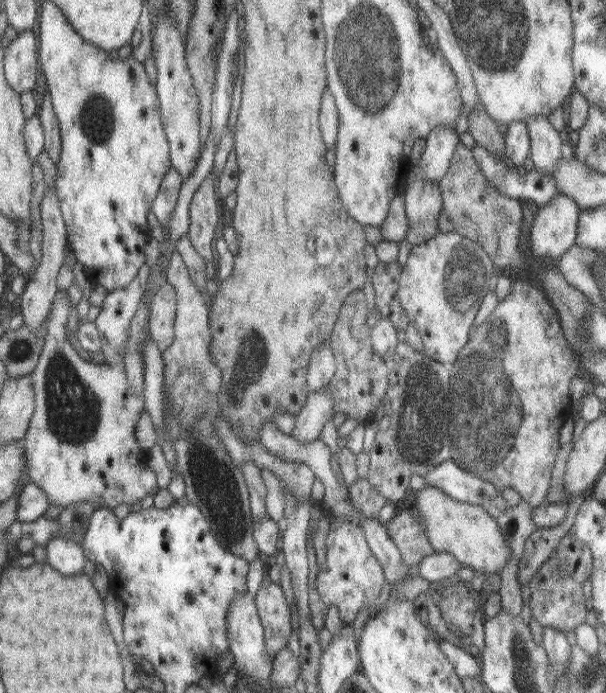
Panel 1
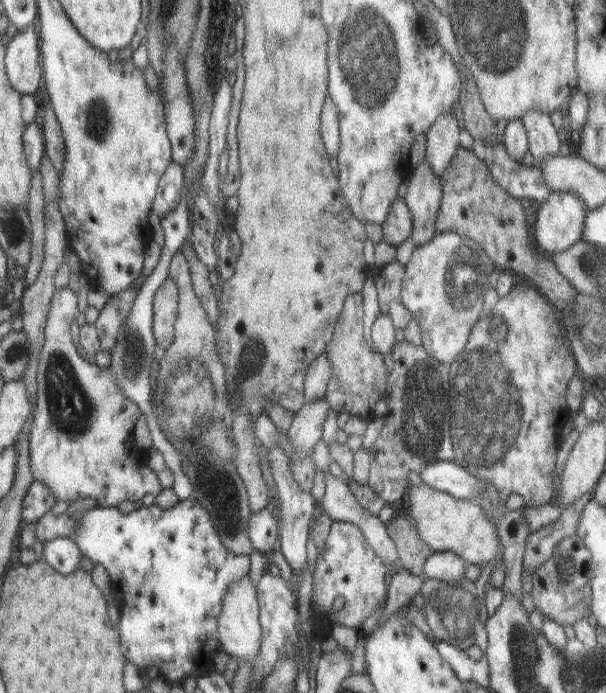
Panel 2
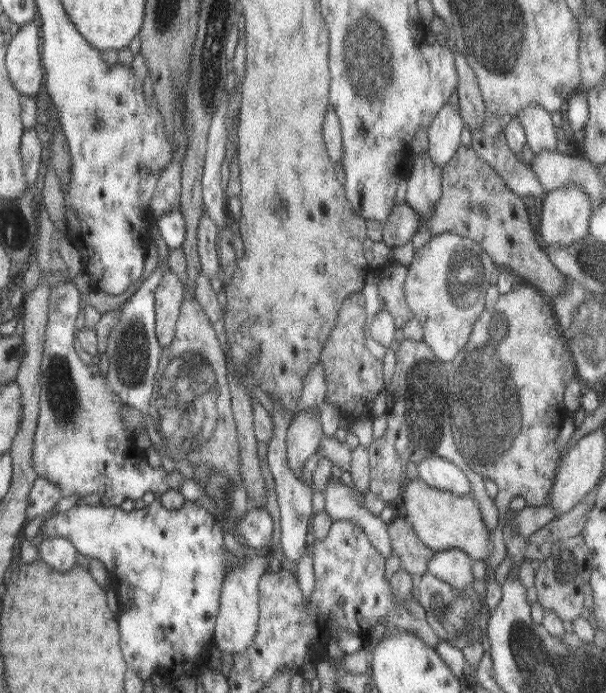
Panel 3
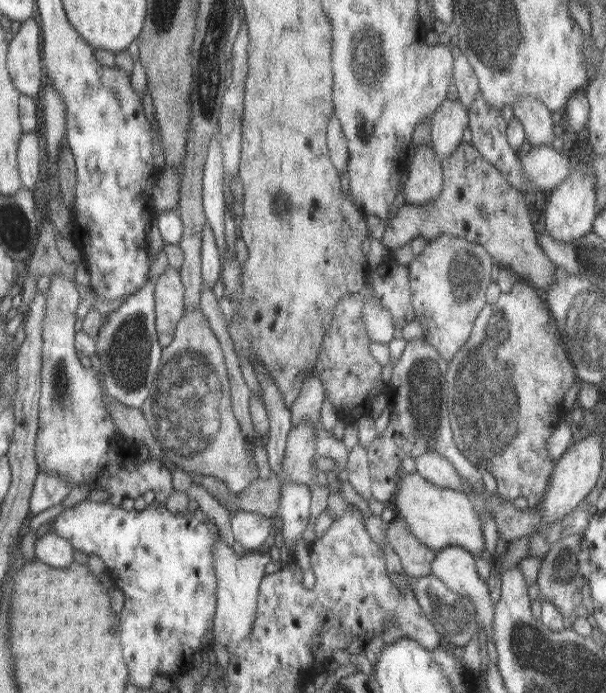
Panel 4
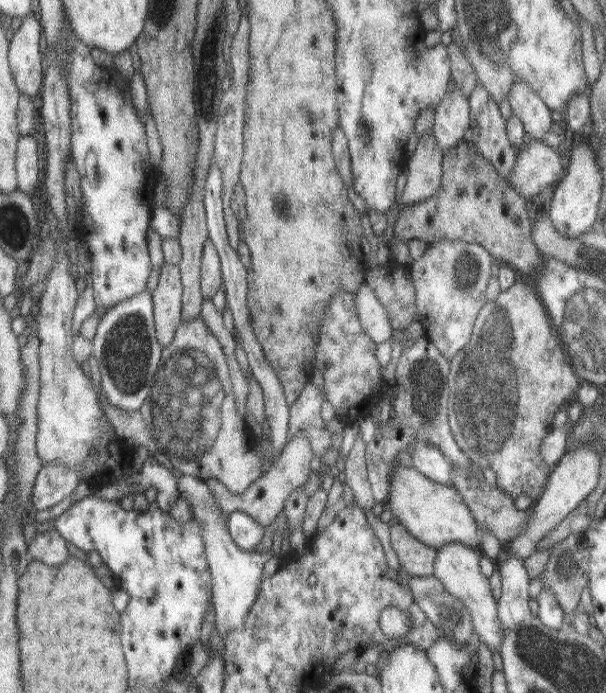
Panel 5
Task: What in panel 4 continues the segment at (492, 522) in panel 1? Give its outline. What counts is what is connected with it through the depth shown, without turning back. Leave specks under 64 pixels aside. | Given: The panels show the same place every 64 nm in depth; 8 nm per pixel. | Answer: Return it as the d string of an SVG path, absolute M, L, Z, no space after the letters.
M399 470L397 474L397 492L391 498L393 510L401 516L405 524L409 524L409 532L421 540L421 544L443 550L449 546L465 548L465 552L473 552L477 558L485 556L485 538L481 532L481 516L475 510L469 496L461 490L441 488L427 478L423 478L419 472L409 474L405 470Z

